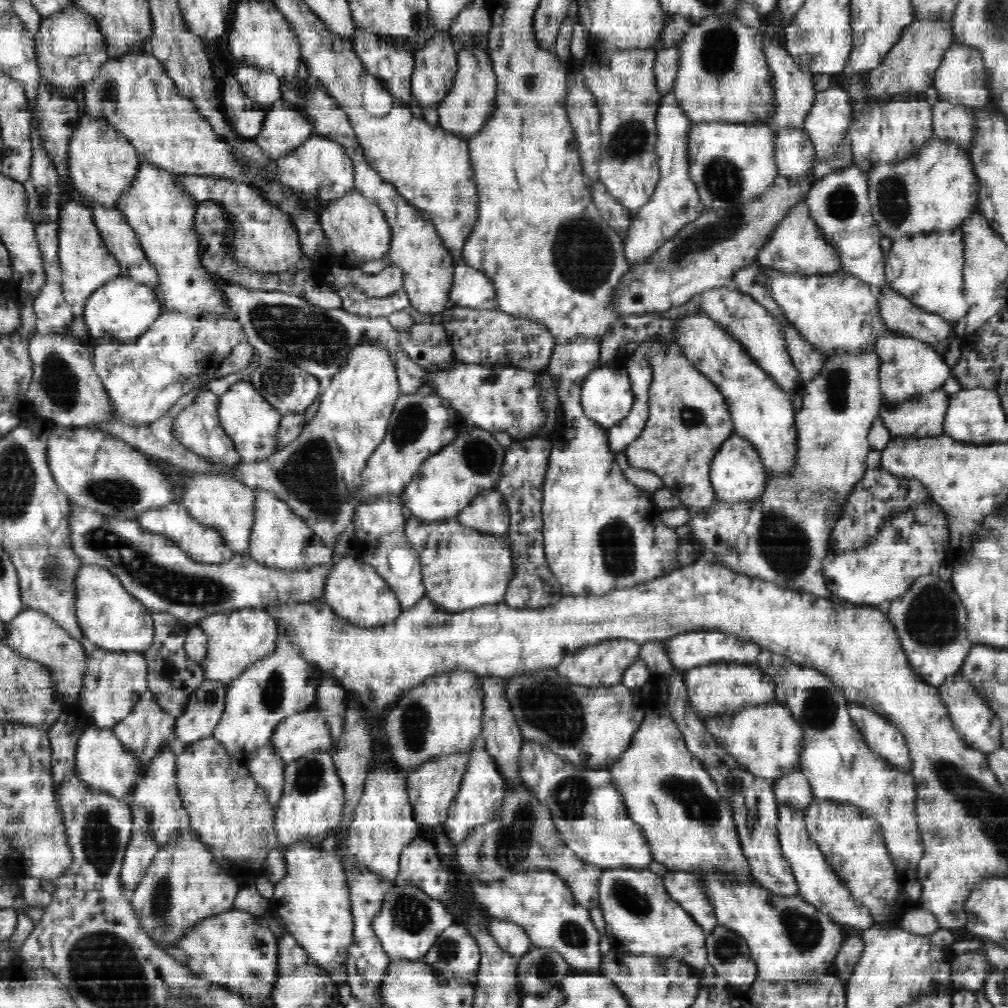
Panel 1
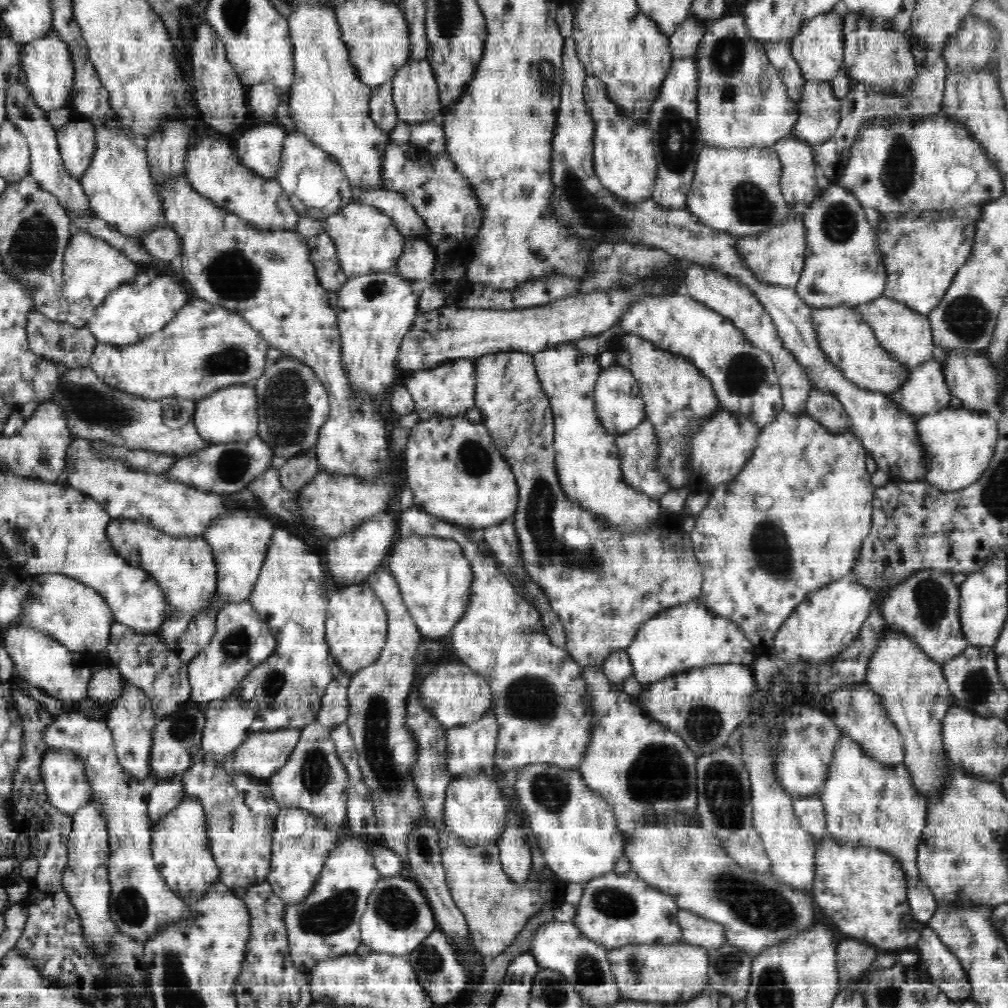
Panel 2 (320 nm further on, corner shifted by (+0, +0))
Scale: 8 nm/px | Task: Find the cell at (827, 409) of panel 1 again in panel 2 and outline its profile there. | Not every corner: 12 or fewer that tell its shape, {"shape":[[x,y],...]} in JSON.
{"shape":[[854,425],[760,428],[689,533],[759,650],[851,577],[876,487]]}

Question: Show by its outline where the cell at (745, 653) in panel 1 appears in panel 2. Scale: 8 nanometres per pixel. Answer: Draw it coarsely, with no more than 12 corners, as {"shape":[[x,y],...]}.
{"shape":[[692,600],[628,645],[643,684],[710,664],[750,666],[739,625]]}

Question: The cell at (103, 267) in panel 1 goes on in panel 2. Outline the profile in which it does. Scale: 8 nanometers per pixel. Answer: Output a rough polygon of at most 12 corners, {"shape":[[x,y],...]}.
{"shape":[[74,233],[63,259],[66,319],[87,327],[138,266],[106,240]]}

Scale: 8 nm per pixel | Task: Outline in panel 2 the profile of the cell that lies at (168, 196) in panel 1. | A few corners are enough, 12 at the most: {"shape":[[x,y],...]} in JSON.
{"shape":[[93,125],[83,185],[94,216],[129,237],[164,224],[147,152]]}

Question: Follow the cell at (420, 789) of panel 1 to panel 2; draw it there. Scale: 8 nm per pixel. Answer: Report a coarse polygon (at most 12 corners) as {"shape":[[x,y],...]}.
{"shape":[[492,710],[446,733],[453,779],[495,767],[499,724]]}

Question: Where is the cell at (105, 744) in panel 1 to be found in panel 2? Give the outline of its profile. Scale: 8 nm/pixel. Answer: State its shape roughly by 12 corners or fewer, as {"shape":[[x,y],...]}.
{"shape":[[50,750],[41,770],[48,802],[73,815],[89,804],[87,766]]}

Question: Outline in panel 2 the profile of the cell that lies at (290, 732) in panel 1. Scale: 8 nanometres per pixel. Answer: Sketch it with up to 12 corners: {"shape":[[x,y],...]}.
{"shape":[[303,729],[258,730],[216,766],[268,781]]}

